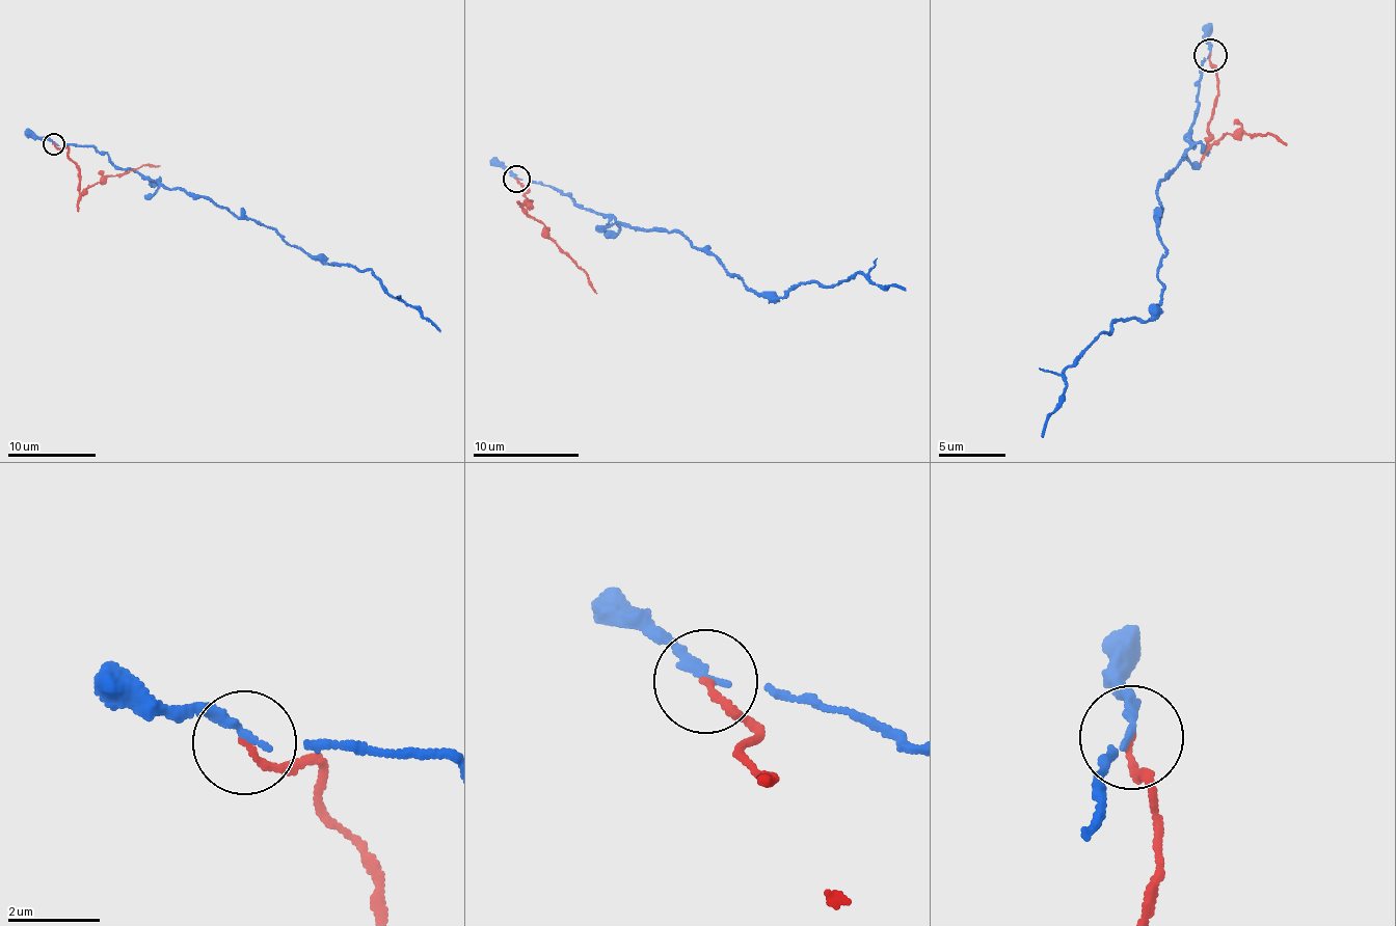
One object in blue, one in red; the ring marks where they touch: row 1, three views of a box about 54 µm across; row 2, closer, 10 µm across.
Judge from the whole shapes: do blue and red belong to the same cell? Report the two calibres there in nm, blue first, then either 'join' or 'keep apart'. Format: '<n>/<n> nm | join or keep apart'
150/140 nm | keep apart

